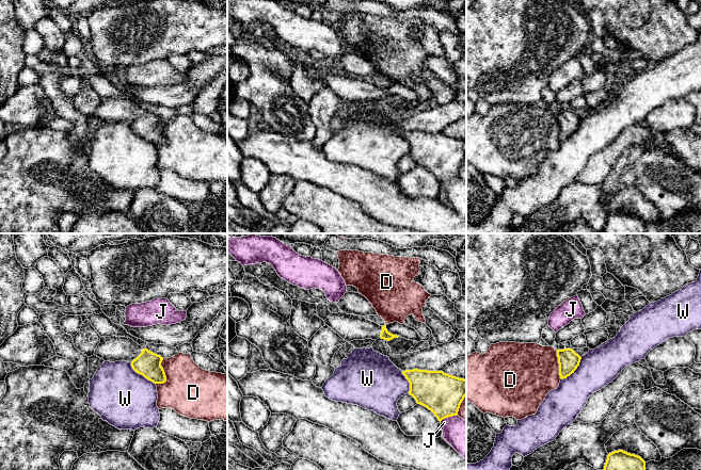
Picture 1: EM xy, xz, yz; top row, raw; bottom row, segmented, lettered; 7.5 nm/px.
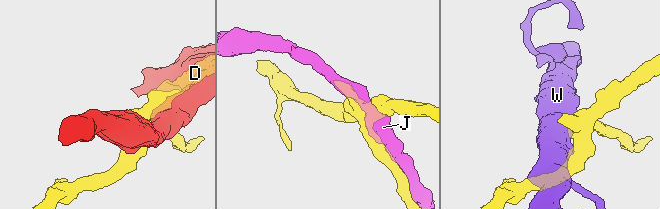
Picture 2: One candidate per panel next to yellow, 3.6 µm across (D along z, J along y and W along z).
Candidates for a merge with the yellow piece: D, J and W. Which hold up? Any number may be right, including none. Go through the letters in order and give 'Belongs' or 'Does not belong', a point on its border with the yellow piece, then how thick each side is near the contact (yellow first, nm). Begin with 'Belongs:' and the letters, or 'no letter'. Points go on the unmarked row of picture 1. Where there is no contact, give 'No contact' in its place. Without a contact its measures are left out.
Belongs: no letter
D: Does not belong. Touches yellow at xy (164, 135). Thickness 190 nm (yellow) against 380 nm
J: Does not belong. Touches yellow at xz (447, 178). Thickness 300 nm (yellow) against 240 nm
W: Does not belong. Touches yellow at xy (141, 135). Thickness 190 nm (yellow) against 440 nm

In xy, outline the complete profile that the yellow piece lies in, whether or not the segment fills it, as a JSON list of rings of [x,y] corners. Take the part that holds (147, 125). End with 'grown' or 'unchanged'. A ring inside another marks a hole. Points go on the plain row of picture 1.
[[[101,98],[94,116],[110,124],[128,123],[137,134],[154,145],[166,143],[164,131],[161,128],[163,119],[147,110],[143,110],[130,99]]]; grown

